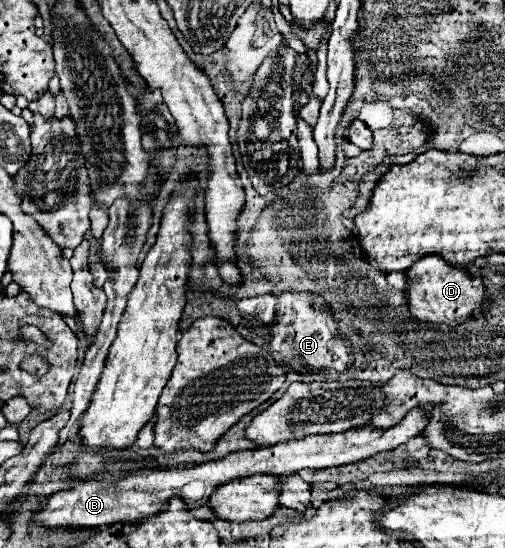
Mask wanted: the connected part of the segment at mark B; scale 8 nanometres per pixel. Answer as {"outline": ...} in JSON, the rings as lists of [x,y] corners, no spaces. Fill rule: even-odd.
{"outline":[[[415,408],[411,410],[399,424],[381,430],[373,428],[371,424],[351,428],[347,432],[339,434],[327,434],[327,436],[307,436],[303,440],[293,440],[287,444],[273,444],[265,448],[253,448],[253,450],[241,450],[235,454],[229,454],[221,460],[211,460],[205,464],[197,464],[193,468],[177,468],[177,470],[155,470],[155,472],[135,472],[117,482],[117,486],[105,486],[99,480],[81,480],[77,486],[69,490],[55,492],[47,496],[41,502],[41,508],[33,512],[33,522],[43,524],[47,528],[53,526],[109,526],[117,522],[139,522],[141,518],[153,516],[161,512],[167,506],[167,500],[171,496],[179,496],[185,500],[187,508],[203,506],[207,504],[211,492],[215,486],[221,486],[229,480],[253,476],[253,474],[293,474],[303,468],[321,470],[331,466],[343,466],[351,462],[359,462],[365,458],[371,458],[373,454],[381,450],[393,450],[399,444],[407,442],[413,436],[419,436],[421,430],[427,424],[427,408]]]}

